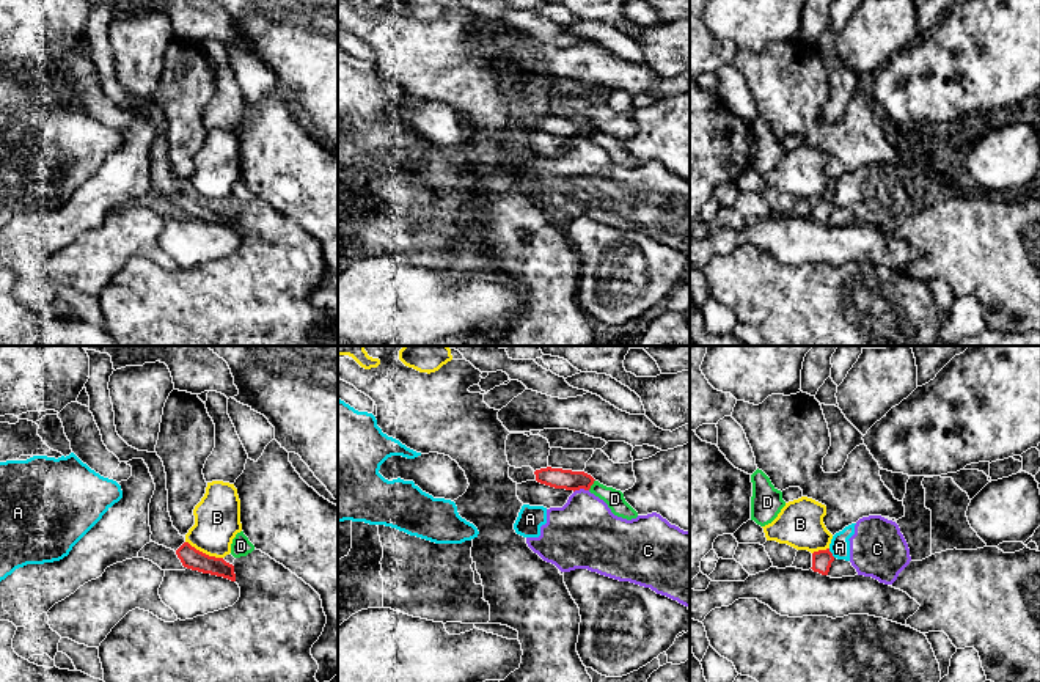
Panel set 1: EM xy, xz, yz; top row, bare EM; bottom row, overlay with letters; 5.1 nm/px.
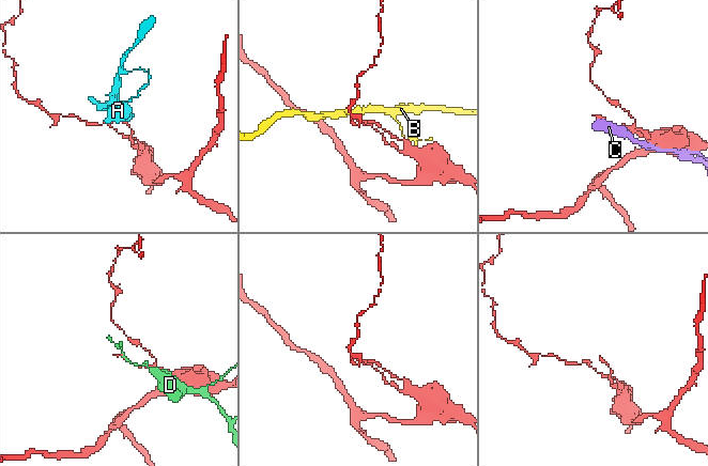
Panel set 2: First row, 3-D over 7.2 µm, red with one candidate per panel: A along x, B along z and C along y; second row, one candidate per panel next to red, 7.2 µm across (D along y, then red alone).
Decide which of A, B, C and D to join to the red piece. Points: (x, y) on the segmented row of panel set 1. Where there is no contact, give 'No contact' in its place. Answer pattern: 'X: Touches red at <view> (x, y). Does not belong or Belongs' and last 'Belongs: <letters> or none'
A: Touches red at yz (831, 553). Does not belong
B: Touches red at xy (205, 553). Does not belong
C: Touches red at xz (580, 487). Does not belong
D: Touches red at xz (593, 483). Does not belong
Belongs: none

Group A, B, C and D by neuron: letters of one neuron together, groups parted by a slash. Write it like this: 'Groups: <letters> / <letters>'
Groups: A C / B / D

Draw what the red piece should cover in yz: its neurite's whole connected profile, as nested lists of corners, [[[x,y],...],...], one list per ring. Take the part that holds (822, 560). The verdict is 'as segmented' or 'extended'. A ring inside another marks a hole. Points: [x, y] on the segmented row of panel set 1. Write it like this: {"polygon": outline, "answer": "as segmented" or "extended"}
{"polygon": [[[829,548],[826,550],[818,550],[812,553],[812,570],[818,572],[822,575],[828,575],[831,563],[834,561],[833,553]]], "answer": "as segmented"}

